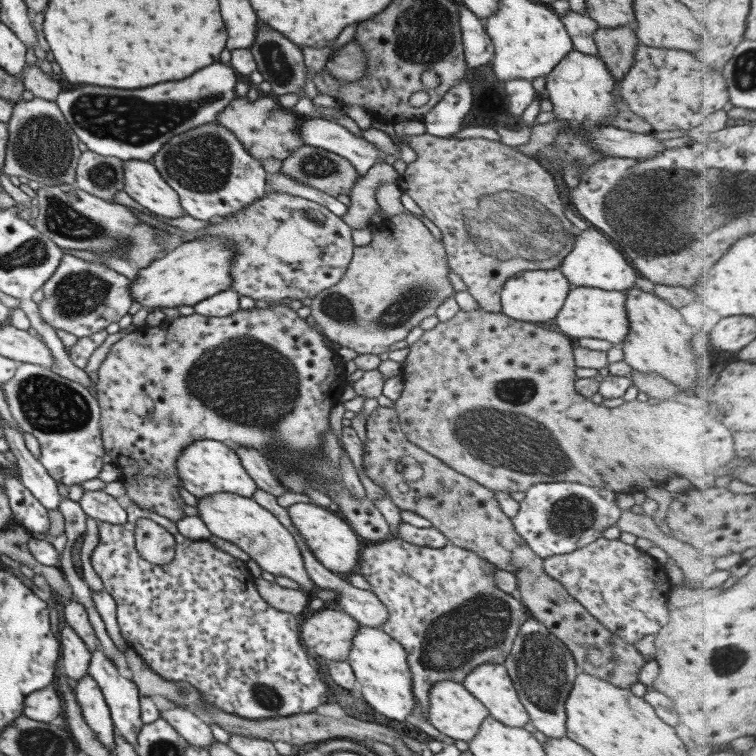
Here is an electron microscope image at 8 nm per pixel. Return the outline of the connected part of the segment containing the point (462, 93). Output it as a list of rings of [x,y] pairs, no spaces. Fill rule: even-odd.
[[[459,81],[451,86],[438,101],[429,112],[422,114],[420,122],[425,126],[425,133],[431,136],[451,137],[461,128],[461,120],[471,108],[469,83]]]

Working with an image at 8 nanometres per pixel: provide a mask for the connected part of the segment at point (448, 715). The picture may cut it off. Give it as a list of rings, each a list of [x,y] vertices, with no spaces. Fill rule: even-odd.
[[[438,680],[433,683],[427,693],[428,706],[426,720],[435,730],[444,734],[448,741],[471,740],[478,731],[481,721],[488,715],[488,710],[461,683],[452,680]]]

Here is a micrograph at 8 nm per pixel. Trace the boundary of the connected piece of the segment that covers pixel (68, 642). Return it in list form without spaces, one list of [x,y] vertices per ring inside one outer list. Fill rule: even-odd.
[[[61,628],[59,634],[60,655],[58,662],[61,663],[63,675],[73,682],[78,681],[87,673],[90,653],[84,642],[72,628]]]

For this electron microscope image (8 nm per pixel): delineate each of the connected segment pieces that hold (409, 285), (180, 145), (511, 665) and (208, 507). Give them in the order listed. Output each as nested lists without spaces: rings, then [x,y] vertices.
[[[405,213],[396,214],[390,219],[382,219],[378,221],[377,231],[372,234],[369,244],[360,247],[352,248],[352,257],[345,269],[345,272],[341,275],[341,278],[331,287],[322,290],[319,294],[315,295],[311,299],[309,308],[311,309],[310,316],[313,318],[317,325],[317,329],[320,331],[323,337],[333,343],[338,344],[341,348],[348,348],[357,354],[374,354],[384,353],[389,351],[389,346],[395,342],[399,342],[406,338],[408,332],[417,327],[419,323],[429,316],[435,315],[437,307],[447,300],[449,296],[453,296],[456,292],[453,291],[449,279],[447,279],[448,264],[446,259],[446,252],[444,251],[444,244],[440,240],[436,240],[427,228],[413,215],[407,215]]]
[[[215,122],[172,136],[150,158],[160,177],[177,193],[186,215],[210,221],[237,212],[267,193],[265,171],[226,128]]]
[[[528,617],[519,627],[503,665],[536,730],[549,738],[566,736],[564,702],[577,673],[570,650],[544,624]]]
[[[216,492],[197,497],[196,500],[194,507],[197,509],[198,517],[209,529],[210,534],[235,544],[239,550],[243,550],[251,560],[254,560],[263,572],[294,580],[299,585],[299,590],[310,596],[312,591],[315,593],[318,590],[305,572],[294,536],[266,508],[259,506],[253,499],[228,492]]]

